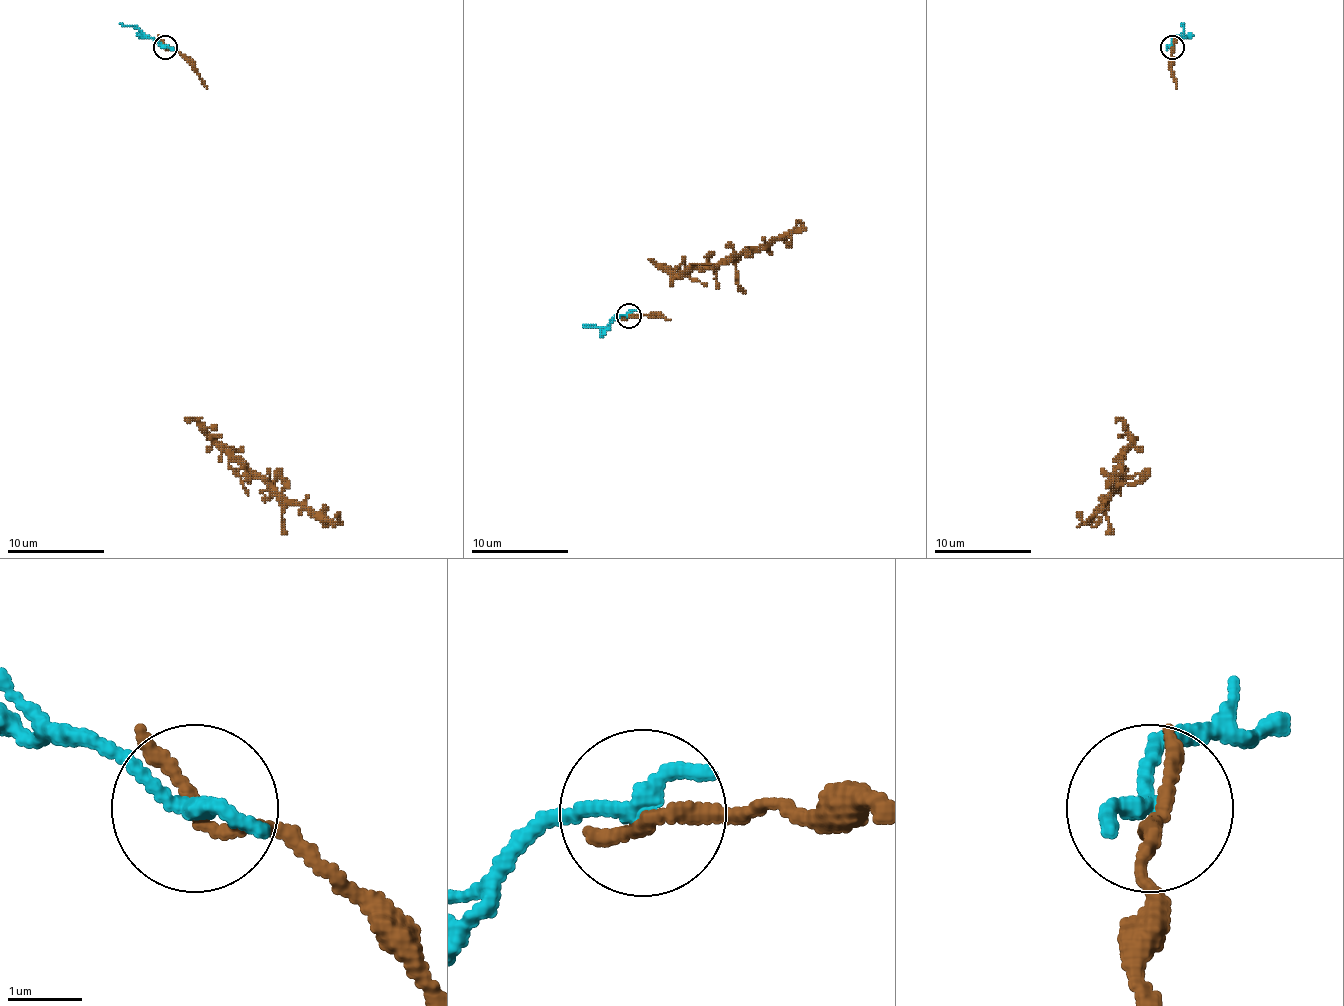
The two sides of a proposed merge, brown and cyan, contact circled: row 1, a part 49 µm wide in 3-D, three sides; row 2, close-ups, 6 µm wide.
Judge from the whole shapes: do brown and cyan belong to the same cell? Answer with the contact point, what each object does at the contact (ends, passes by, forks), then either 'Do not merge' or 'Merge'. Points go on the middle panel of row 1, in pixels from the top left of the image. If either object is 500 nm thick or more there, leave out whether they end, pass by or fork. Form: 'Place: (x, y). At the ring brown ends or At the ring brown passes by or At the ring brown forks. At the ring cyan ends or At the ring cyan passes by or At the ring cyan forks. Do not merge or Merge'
Place: (628, 315). At the ring brown ends. At the ring cyan ends. Do not merge

